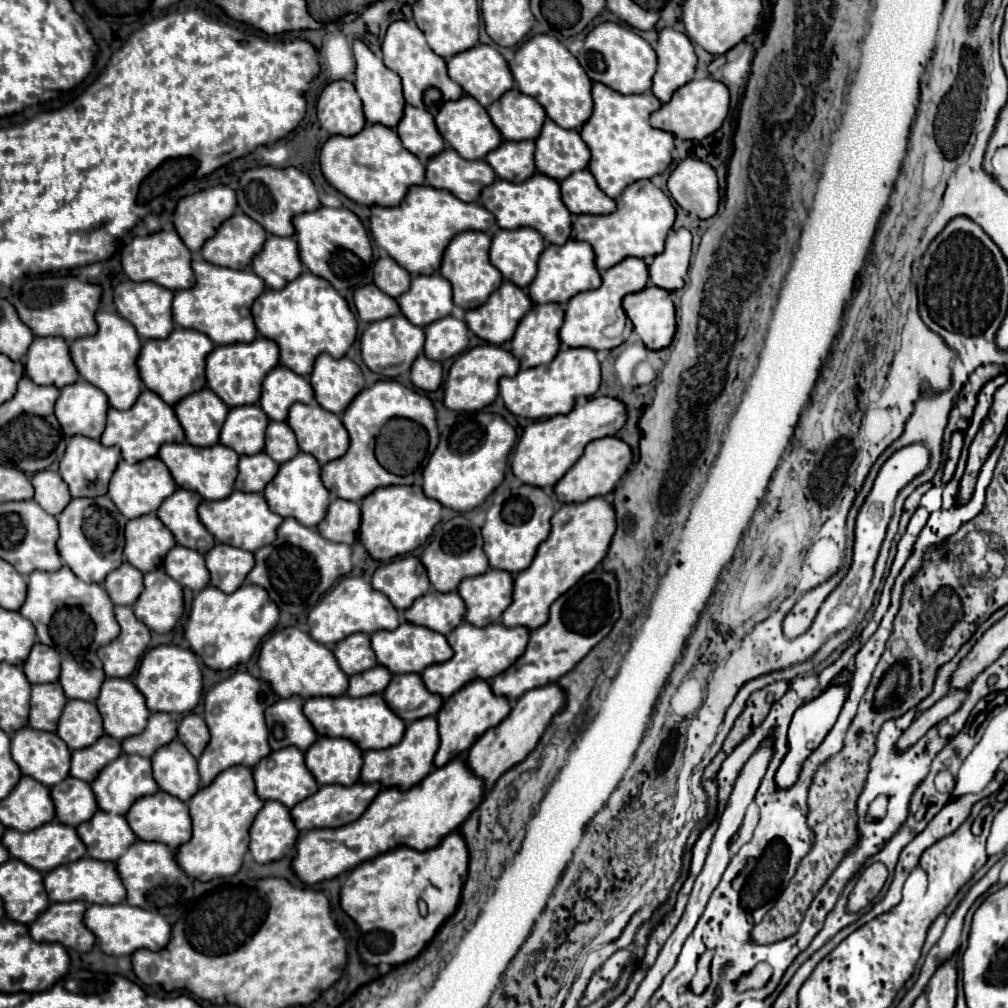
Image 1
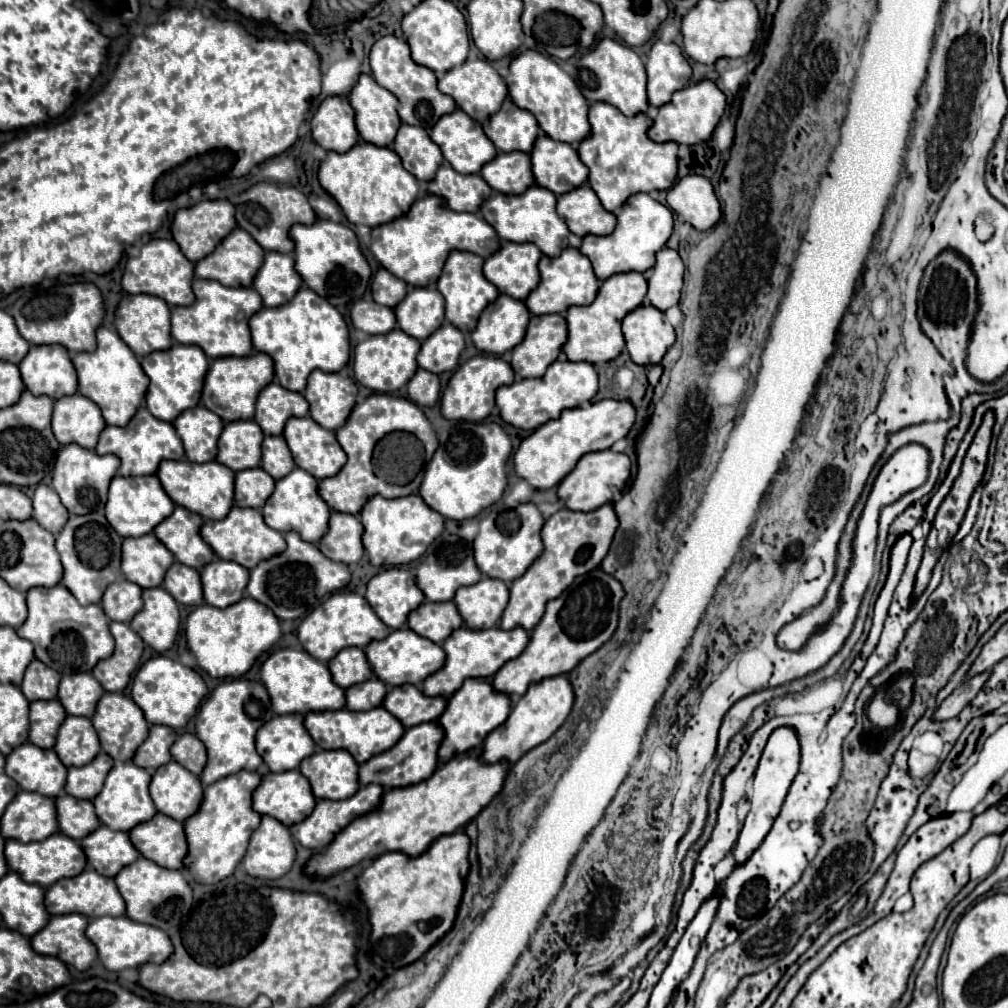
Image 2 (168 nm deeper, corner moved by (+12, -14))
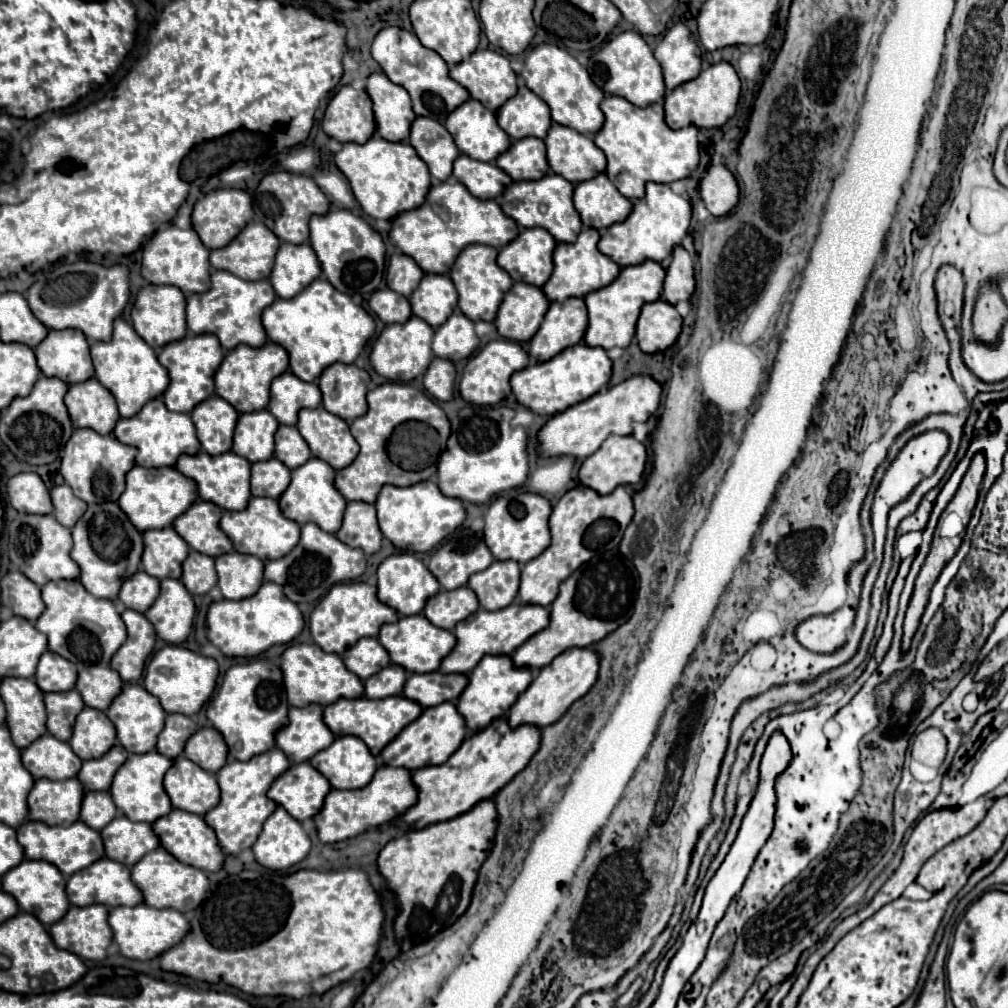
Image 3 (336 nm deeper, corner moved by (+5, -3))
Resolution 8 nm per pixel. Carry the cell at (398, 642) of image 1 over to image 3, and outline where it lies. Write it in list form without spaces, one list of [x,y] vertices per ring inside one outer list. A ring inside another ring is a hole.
[[[422,614],[402,616],[394,624],[384,624],[378,640],[388,650],[392,662],[406,668],[408,672],[436,672],[456,644],[456,636],[452,632],[444,628],[434,628],[434,624],[430,624]]]

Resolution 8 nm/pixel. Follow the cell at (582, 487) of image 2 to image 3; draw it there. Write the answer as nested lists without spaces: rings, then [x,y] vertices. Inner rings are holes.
[[[608,436],[604,444],[582,462],[580,484],[596,490],[598,494],[610,494],[620,484],[636,484],[644,474],[646,460],[646,446],[638,442],[634,436]]]

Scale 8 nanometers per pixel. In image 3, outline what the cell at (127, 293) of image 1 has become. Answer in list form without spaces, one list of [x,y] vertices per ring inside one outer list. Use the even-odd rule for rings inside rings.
[[[144,286],[134,302],[132,308],[132,324],[140,338],[144,338],[154,350],[164,348],[170,342],[182,340],[188,332],[186,328],[186,296],[180,288],[174,286]]]

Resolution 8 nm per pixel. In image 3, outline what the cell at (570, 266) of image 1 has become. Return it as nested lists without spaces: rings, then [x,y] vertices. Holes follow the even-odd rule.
[[[588,228],[578,234],[578,240],[574,244],[558,244],[556,246],[554,272],[542,288],[544,294],[548,296],[548,300],[566,300],[570,296],[582,298],[588,292],[608,286],[620,274],[620,266],[610,256],[606,256],[598,250],[598,240],[600,240],[600,232],[594,228]]]

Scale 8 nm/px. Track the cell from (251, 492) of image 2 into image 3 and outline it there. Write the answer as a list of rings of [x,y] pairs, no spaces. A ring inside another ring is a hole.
[[[278,458],[252,464],[252,496],[280,498],[288,484],[290,470]]]

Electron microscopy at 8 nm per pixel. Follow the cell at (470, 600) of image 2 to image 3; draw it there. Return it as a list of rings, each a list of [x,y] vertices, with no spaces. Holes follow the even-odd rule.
[[[496,560],[486,570],[470,576],[468,586],[478,594],[484,610],[506,608],[518,596],[520,564],[514,560]]]

